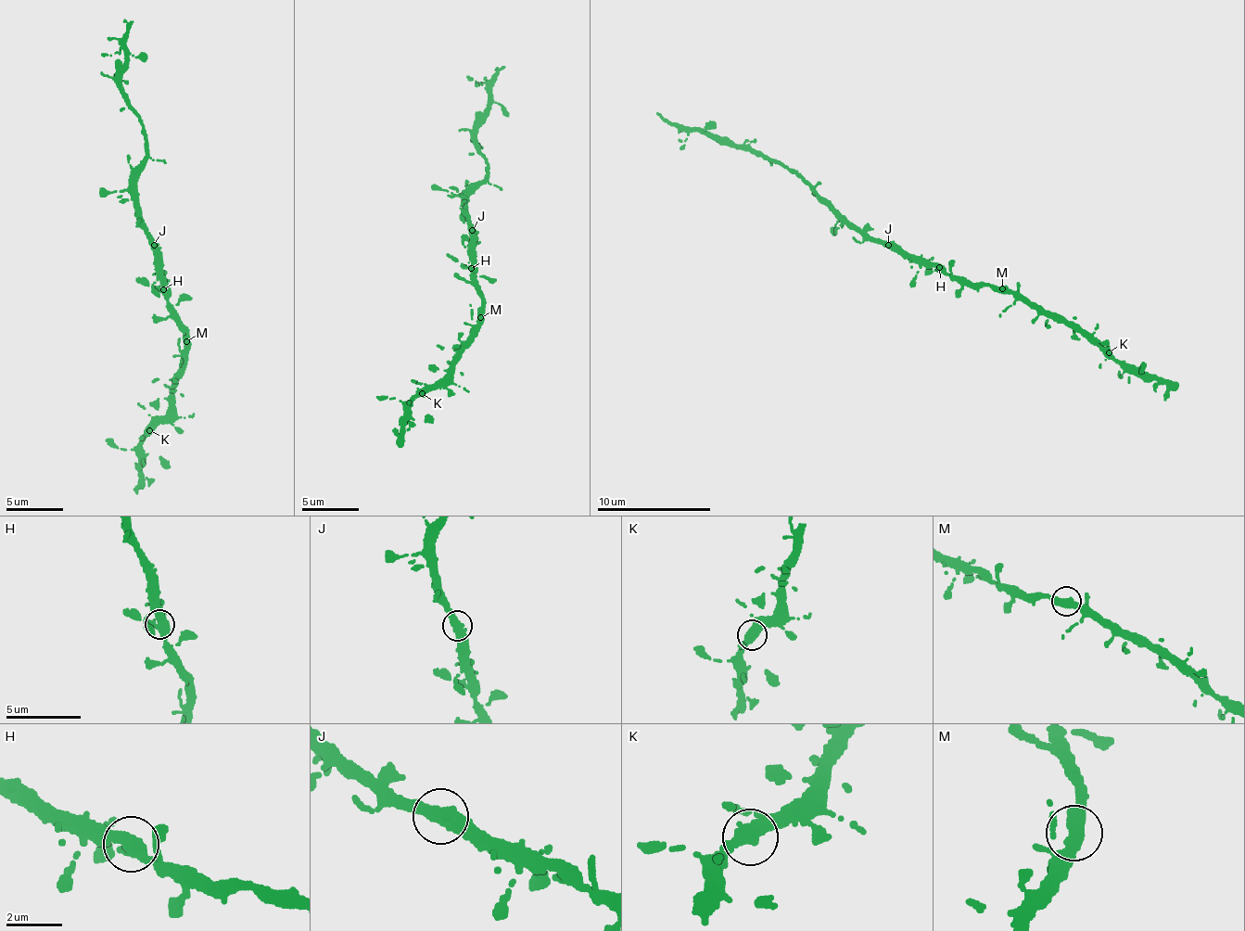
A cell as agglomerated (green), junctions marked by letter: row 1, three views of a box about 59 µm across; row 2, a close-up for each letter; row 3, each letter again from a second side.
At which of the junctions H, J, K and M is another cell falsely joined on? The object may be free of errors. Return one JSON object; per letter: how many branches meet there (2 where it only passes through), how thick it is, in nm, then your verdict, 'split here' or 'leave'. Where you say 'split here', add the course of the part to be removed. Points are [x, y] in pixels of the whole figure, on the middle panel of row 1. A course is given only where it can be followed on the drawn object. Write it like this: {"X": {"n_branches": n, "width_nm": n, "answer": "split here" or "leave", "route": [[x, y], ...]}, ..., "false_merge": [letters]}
{"H": {"n_branches": 3, "width_nm": 360, "answer": "leave"}, "J": {"n_branches": 2, "width_nm": 460, "answer": "leave"}, "K": {"n_branches": 2, "width_nm": 440, "answer": "leave"}, "M": {"n_branches": 2, "width_nm": 440, "answer": "leave"}, "false_merge": []}

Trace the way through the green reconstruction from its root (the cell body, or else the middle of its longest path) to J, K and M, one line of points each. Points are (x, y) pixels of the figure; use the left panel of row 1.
J: (162, 268), (160, 255), (153, 244)
K: (162, 268), (167, 299), (183, 325), (189, 352), (172, 390), (173, 400), (149, 430)
M: (162, 268), (167, 299), (183, 325), (186, 341)

